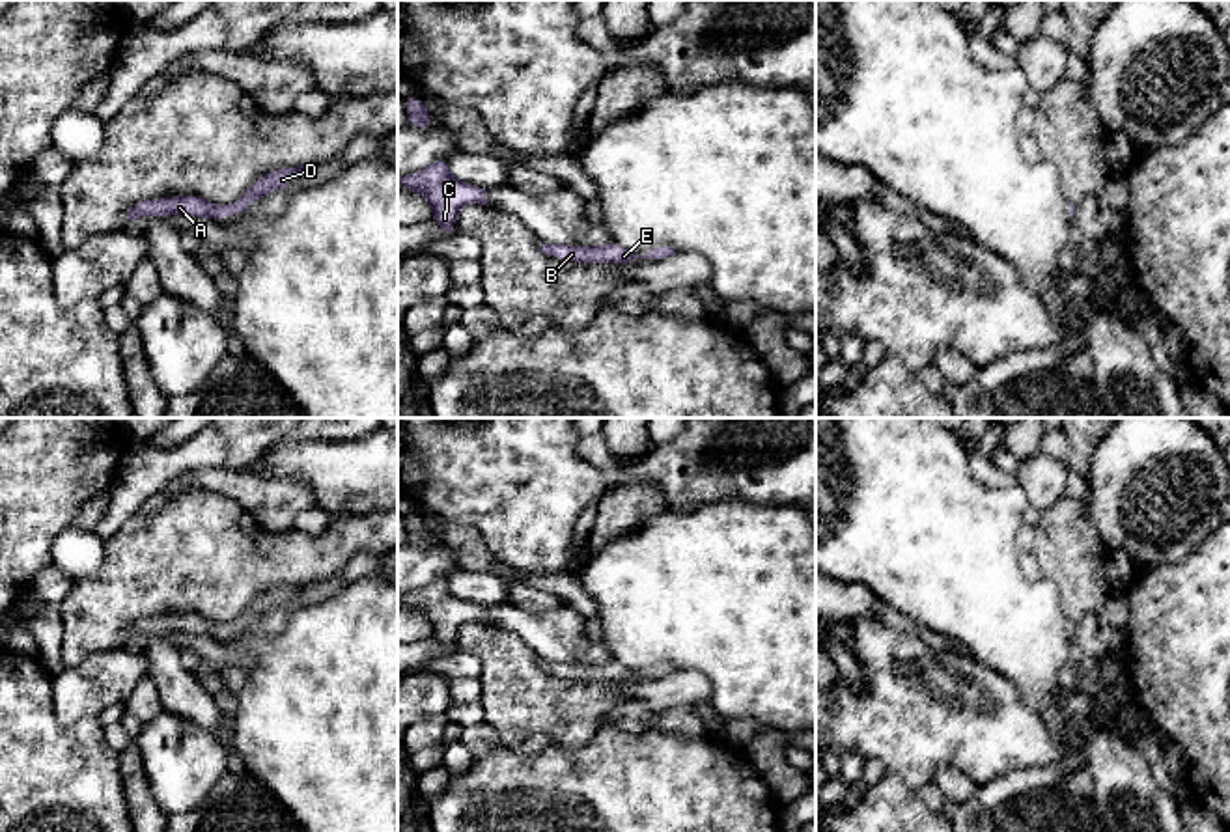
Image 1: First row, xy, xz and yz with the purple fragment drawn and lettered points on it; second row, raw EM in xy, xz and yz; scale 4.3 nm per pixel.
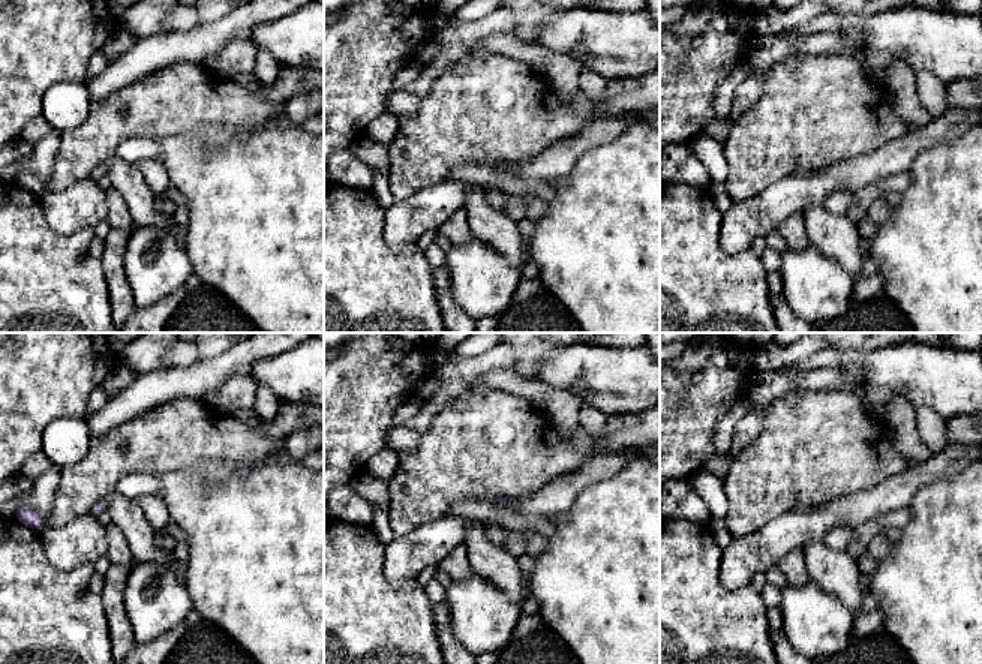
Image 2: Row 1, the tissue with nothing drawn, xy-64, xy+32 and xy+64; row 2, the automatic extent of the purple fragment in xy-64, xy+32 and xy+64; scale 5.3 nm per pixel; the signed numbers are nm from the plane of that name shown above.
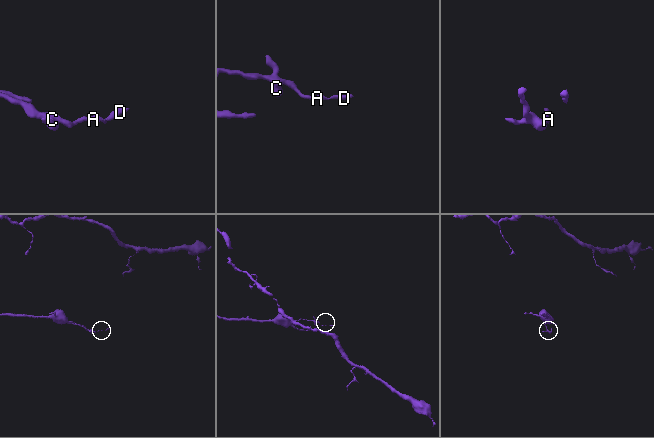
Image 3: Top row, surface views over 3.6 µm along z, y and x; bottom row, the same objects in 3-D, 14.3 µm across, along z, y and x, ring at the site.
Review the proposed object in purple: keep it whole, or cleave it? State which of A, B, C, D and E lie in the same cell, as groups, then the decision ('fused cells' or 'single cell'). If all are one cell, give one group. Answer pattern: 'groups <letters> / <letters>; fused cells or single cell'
groups A B C D E; single cell

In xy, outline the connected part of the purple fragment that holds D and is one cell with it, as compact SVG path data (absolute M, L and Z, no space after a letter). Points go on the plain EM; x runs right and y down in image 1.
M278 586L261 593L239 617L230 623L215 623L200 614L174 614L162 617L142 617L127 627L127 640L140 634L168 634L168 632L190 632L196 636L211 634L226 638L230 632L237 634L254 619L265 612L289 604L301 591L299 586Z

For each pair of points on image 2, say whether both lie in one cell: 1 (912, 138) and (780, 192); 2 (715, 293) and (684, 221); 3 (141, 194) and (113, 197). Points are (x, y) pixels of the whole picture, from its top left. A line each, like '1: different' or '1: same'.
1: same
2: same
3: different

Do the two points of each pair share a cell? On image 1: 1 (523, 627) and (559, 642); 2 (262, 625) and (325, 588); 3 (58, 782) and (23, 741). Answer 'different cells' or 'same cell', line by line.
1: same cell
2: same cell
3: same cell

